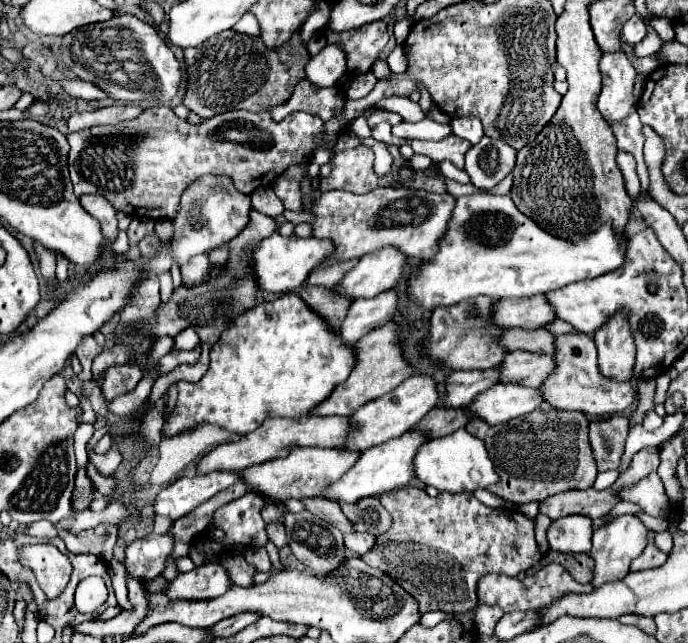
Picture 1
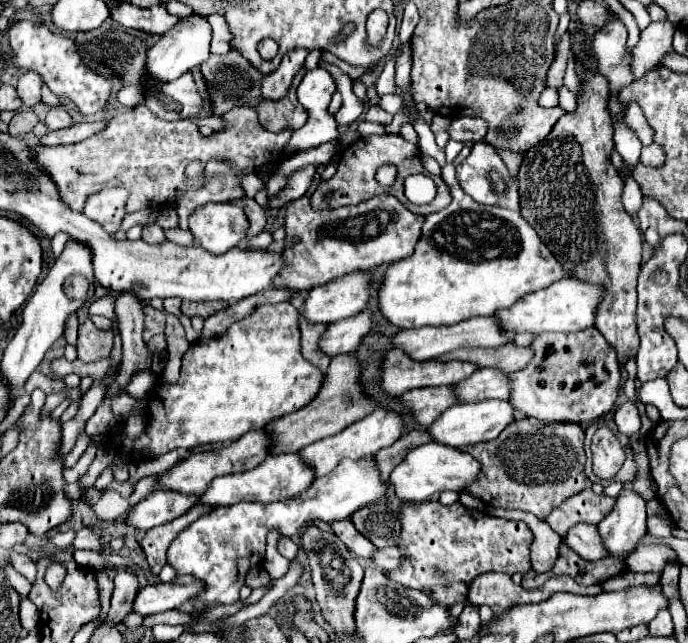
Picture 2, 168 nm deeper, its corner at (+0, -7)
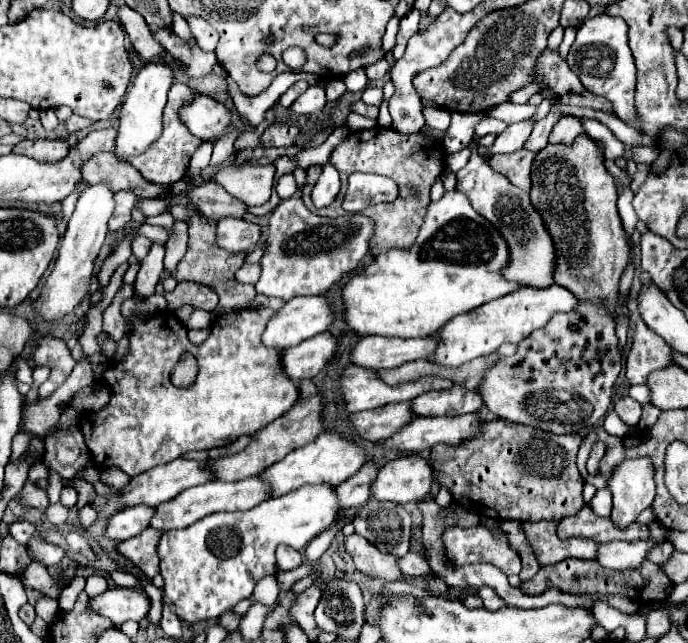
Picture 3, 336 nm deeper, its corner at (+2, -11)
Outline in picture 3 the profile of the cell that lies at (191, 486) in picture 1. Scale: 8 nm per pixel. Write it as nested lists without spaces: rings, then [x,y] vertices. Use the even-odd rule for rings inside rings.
[[[149,506],[125,508],[109,518],[107,528],[105,528],[105,538],[123,542],[131,536],[137,536],[139,532],[143,532],[149,526],[151,516],[153,516],[153,508],[149,508]]]

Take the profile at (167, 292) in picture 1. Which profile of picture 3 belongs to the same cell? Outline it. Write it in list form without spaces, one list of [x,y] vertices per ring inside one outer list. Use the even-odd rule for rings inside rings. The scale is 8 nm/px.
[[[137,236],[137,238],[131,242],[133,256],[135,256],[137,260],[143,260],[143,256],[147,256],[147,252],[149,252],[151,244],[153,244],[153,242],[151,242],[149,238],[145,238],[145,236]]]

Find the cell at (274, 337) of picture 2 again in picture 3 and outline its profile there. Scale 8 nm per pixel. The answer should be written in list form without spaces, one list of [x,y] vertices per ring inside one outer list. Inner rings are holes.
[[[247,308],[239,312],[229,312],[215,318],[209,338],[201,346],[193,346],[187,340],[187,328],[171,312],[157,312],[151,316],[135,316],[129,330],[129,352],[121,360],[113,360],[101,374],[101,382],[109,388],[109,404],[97,412],[87,412],[81,416],[79,428],[83,432],[85,444],[93,454],[95,464],[121,468],[131,478],[155,468],[157,464],[167,464],[191,450],[211,450],[225,446],[239,436],[249,436],[271,424],[275,418],[283,416],[299,398],[297,386],[283,376],[279,366],[279,352],[267,348],[261,342],[261,334],[273,316],[269,308]],[[189,352],[199,362],[199,374],[189,388],[175,388],[169,380],[173,366],[179,356]]]

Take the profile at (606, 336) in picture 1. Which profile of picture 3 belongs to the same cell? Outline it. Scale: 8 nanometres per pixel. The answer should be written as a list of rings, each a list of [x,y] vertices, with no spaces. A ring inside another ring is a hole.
[[[581,134],[575,144],[549,144],[537,152],[531,168],[531,202],[541,212],[547,230],[551,232],[557,246],[557,270],[555,284],[571,290],[579,300],[603,302],[605,308],[615,316],[615,306],[619,300],[619,278],[627,266],[629,244],[621,228],[621,218],[617,212],[617,192],[613,176],[603,166],[603,148],[595,144],[587,134]]]

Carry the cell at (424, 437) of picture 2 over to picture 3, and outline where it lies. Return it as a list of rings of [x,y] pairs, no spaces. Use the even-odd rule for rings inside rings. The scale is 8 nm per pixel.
[[[367,462],[355,476],[351,476],[347,482],[335,488],[335,494],[339,496],[339,508],[357,508],[367,504],[369,500],[369,486],[377,476],[377,468],[373,462]]]

